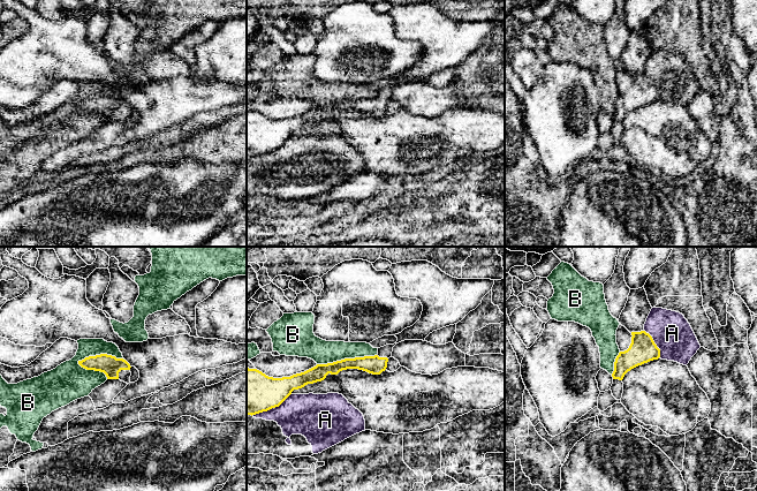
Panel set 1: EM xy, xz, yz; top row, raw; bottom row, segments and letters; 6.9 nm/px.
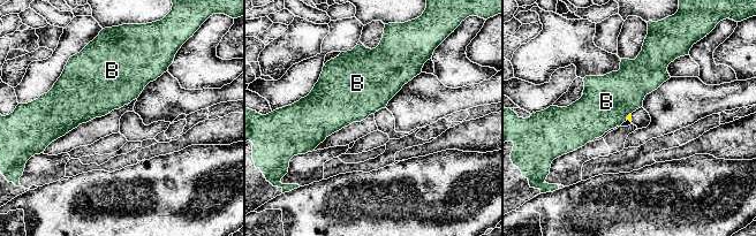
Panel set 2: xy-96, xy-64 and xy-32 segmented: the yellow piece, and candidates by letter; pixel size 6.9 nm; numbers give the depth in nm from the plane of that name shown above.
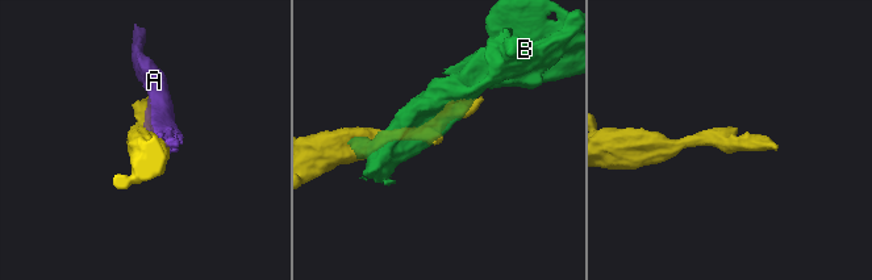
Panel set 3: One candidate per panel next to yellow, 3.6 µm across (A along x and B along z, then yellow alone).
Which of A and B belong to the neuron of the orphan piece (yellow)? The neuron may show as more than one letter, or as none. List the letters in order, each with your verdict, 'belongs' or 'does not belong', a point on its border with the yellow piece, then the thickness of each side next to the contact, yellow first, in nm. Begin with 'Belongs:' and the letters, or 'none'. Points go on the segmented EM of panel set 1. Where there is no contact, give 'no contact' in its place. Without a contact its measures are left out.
Belongs: none
A: does not belong; meets yellow in xz at (271, 408); 320 nm thick on the yellow side, 280 nm on the other
B: does not belong; meets yellow in xy at (100, 354); 140 nm thick on the yellow side, 220 nm on the other

